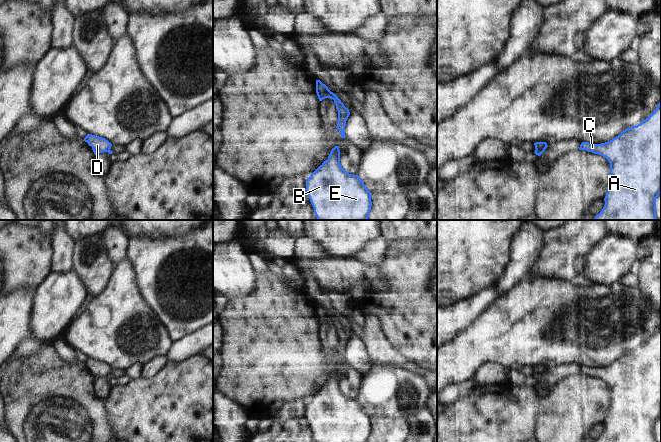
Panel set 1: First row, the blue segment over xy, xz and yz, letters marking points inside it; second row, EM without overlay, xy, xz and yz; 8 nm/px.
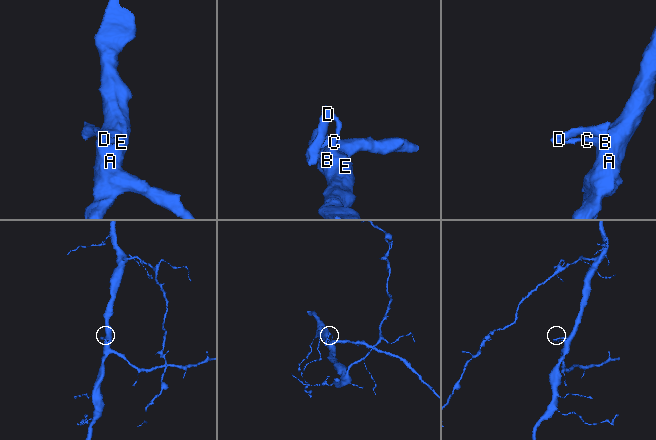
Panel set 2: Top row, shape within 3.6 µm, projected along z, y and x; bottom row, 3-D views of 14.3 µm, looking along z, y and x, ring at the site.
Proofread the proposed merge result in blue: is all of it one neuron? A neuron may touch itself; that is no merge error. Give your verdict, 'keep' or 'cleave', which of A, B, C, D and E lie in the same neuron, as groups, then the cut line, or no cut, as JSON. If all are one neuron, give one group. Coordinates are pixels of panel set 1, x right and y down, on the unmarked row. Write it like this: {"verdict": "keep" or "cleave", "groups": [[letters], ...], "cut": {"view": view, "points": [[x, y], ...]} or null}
{"verdict": "cleave", "groups": [["A", "B", "C", "E"], ["D"]], "cut": {"view": "xz", "points": [[332, 317], [333, 322]]}}

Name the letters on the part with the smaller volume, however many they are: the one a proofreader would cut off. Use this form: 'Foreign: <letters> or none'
Foreign: D

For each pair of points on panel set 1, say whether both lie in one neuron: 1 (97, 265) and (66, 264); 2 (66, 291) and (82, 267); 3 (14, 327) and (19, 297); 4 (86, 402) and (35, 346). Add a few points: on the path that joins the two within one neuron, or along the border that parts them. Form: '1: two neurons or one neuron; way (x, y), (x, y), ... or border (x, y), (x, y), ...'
1: two neurons; border (76, 243), (74, 269)
2: two neurons; border (74, 270), (82, 281), (88, 295)
3: one neuron; way (14, 320), (14, 310), (19, 304)
4: two neurons; border (42, 343), (39, 350), (30, 356), (16, 356)

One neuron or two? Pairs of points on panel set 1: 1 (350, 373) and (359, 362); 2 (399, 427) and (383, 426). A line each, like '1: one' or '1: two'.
1: two
2: one

